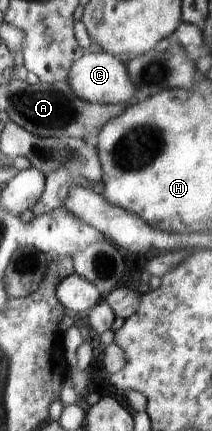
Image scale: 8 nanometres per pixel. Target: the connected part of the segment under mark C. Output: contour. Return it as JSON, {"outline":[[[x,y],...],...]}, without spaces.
{"outline":[[[100,49],[94,53],[86,52],[86,55],[82,55],[73,63],[68,83],[80,99],[90,103],[122,105],[128,103],[128,99],[136,92],[136,87],[122,59]]]}

